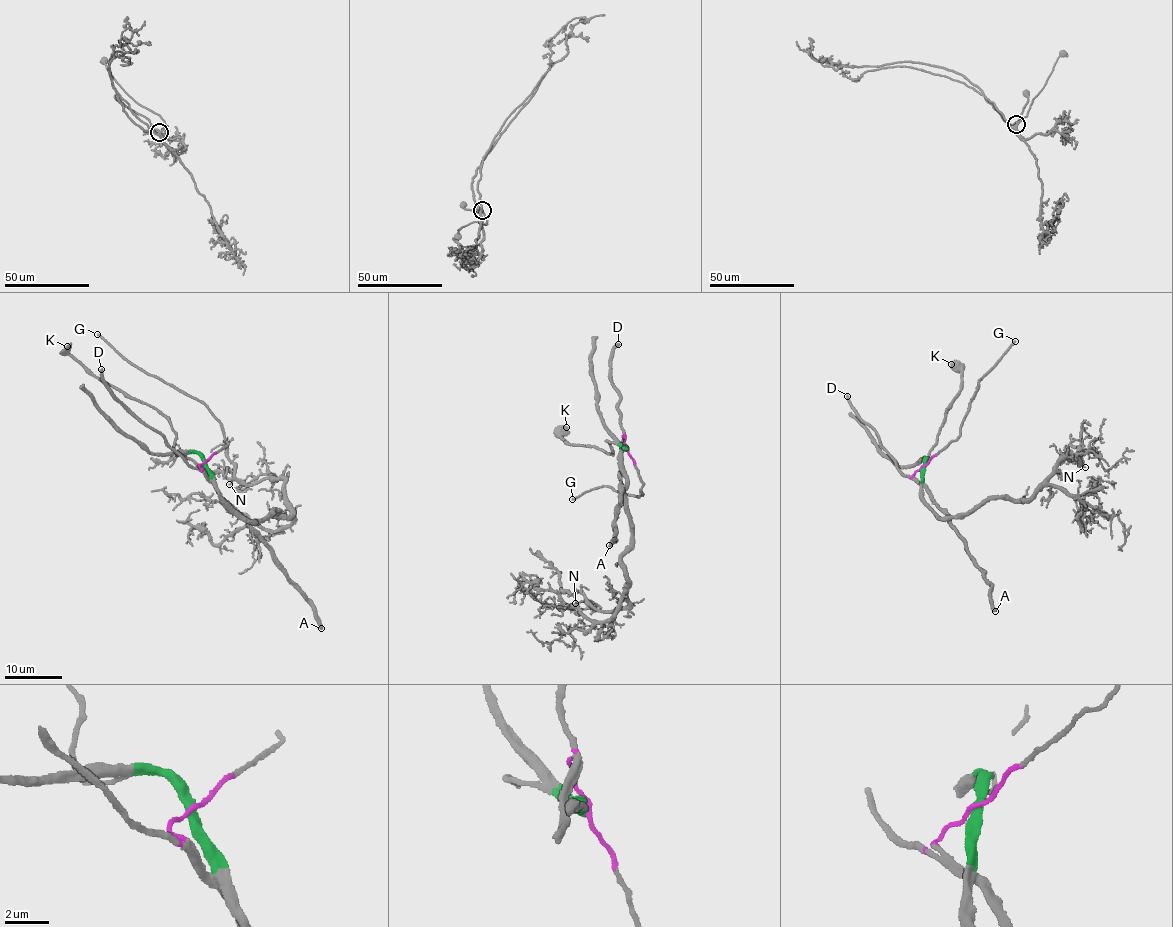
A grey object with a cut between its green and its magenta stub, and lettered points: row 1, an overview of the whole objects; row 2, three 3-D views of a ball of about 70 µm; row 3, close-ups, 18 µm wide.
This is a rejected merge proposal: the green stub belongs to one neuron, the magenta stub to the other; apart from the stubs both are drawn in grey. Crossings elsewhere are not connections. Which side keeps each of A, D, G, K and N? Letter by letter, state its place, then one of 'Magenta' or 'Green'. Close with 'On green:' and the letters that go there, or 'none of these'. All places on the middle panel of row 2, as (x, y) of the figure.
A: Place: (609, 545). Magenta
D: Place: (618, 344). Magenta
G: Place: (572, 499). Magenta
K: Place: (566, 427). Green
N: Place: (575, 603). Green
On green: K, N

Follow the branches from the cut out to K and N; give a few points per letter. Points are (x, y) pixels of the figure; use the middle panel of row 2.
K: (627, 448), (606, 441), (614, 450), (608, 455), (594, 446), (570, 445), (561, 436), (567, 427)
N: (627, 448), (621, 461), (631, 533), (621, 558), (627, 606), (604, 611), (576, 604)

